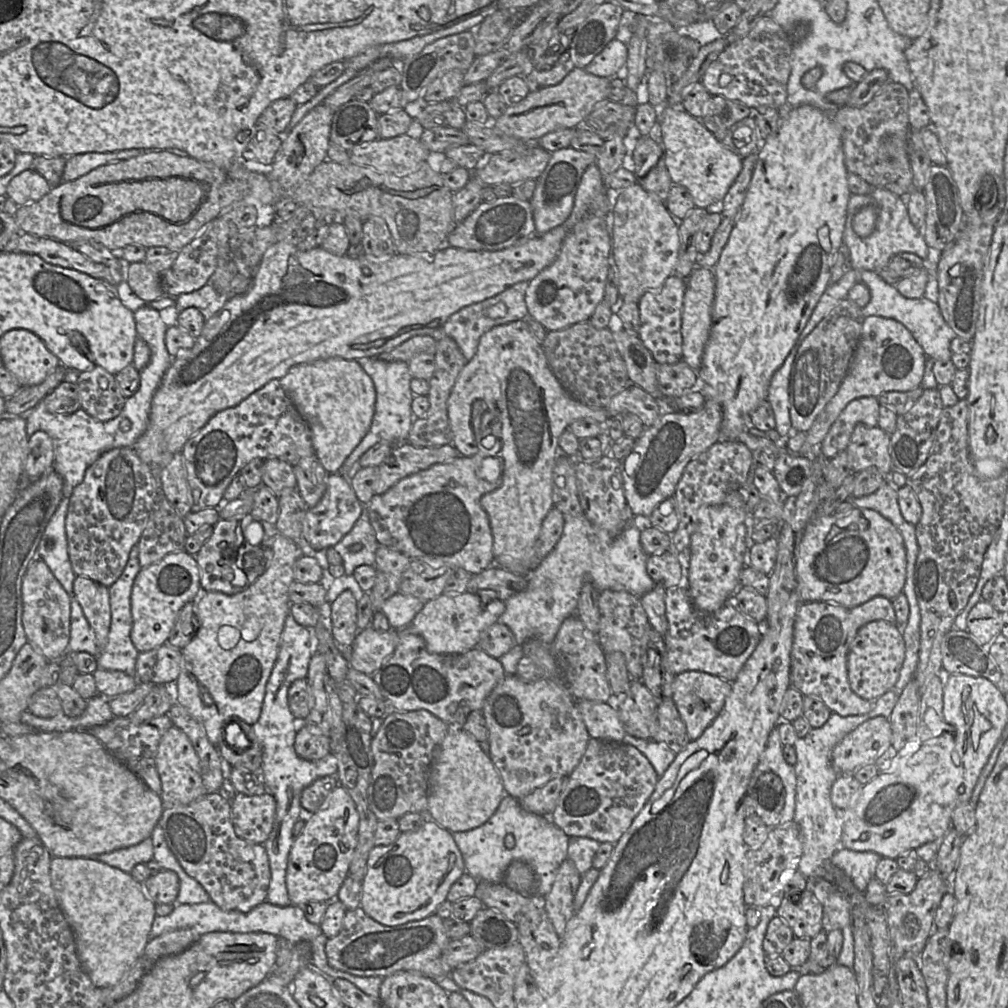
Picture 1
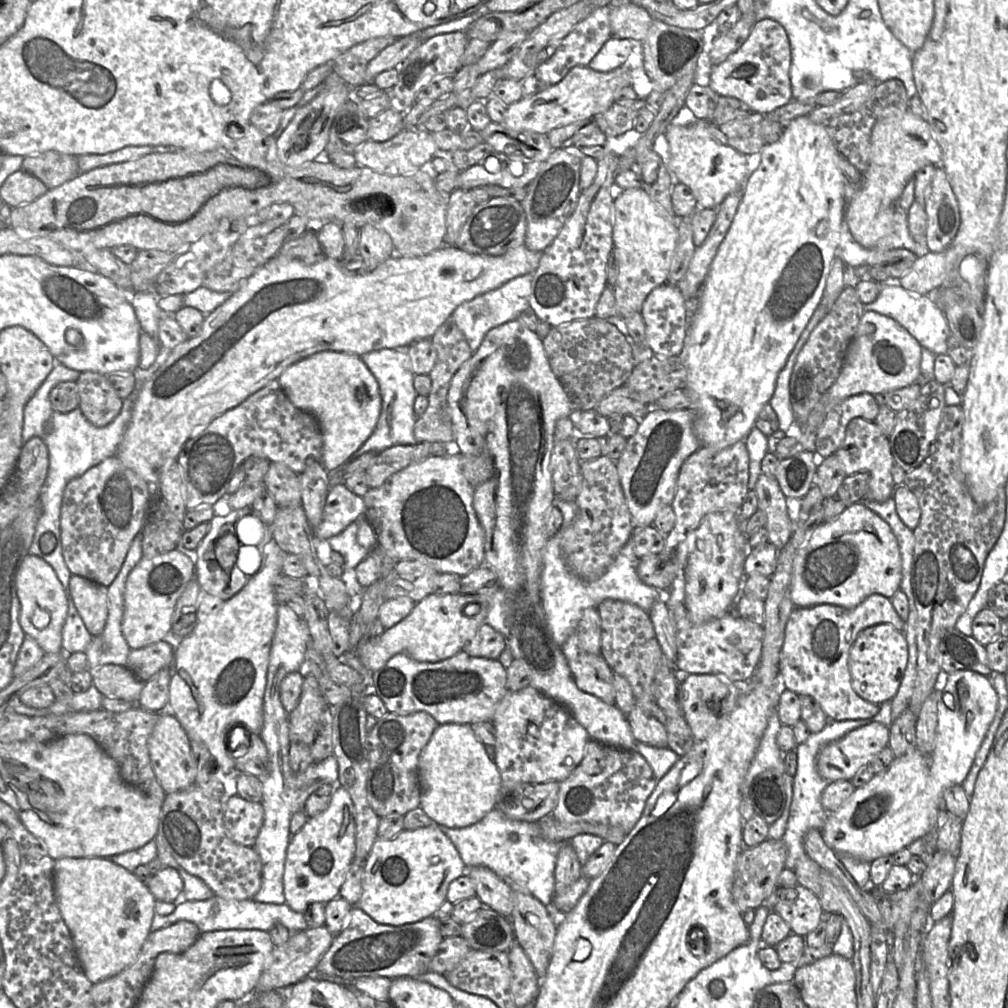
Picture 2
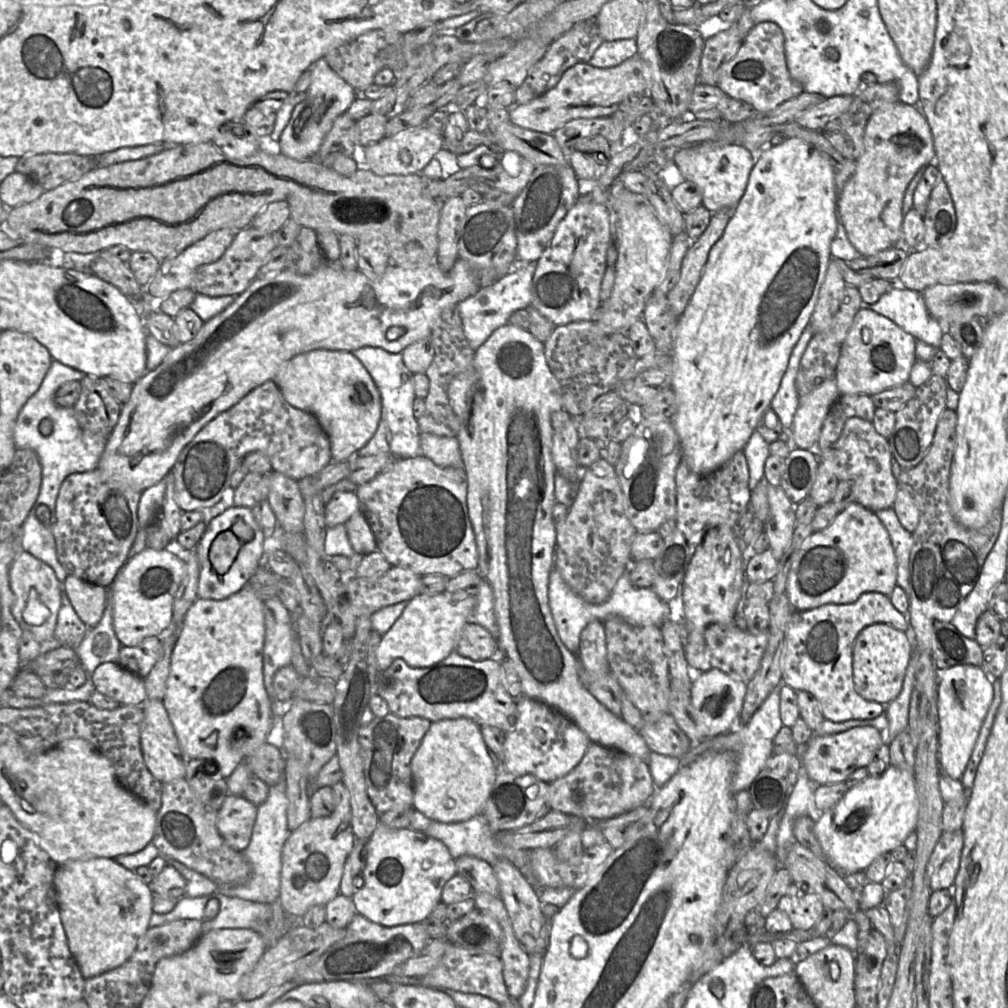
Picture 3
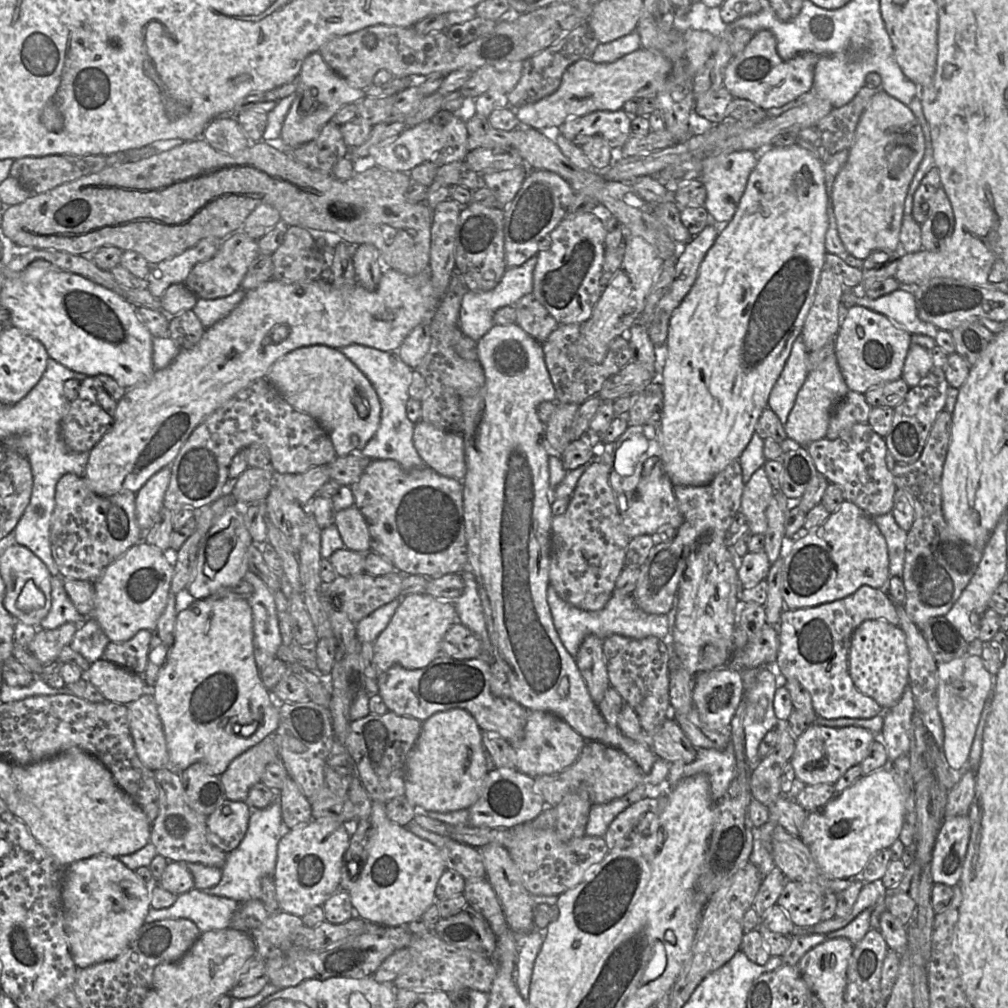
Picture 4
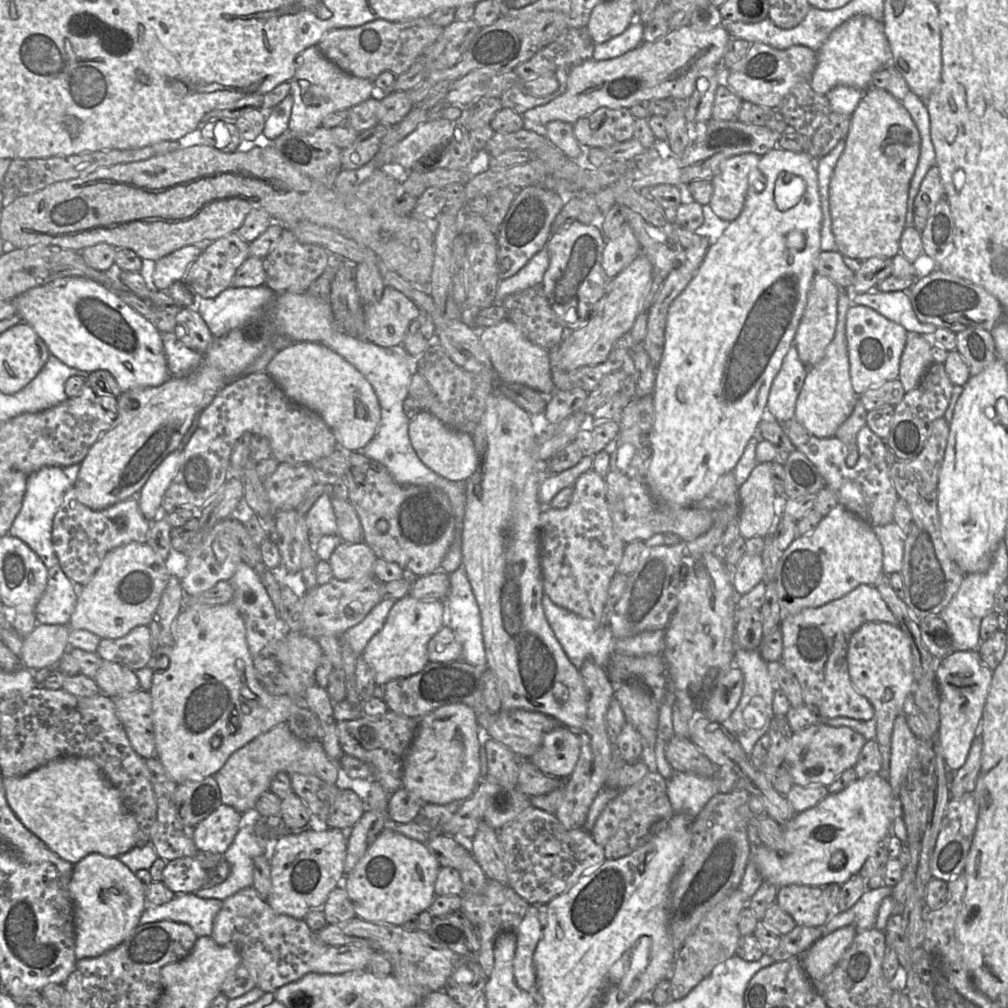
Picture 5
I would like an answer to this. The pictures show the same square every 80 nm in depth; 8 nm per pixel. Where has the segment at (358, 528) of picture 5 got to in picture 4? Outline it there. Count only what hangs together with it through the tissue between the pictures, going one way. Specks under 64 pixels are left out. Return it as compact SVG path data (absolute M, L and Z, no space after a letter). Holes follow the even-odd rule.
M355 505L335 512L333 523L346 548L365 554L371 551L367 523Z

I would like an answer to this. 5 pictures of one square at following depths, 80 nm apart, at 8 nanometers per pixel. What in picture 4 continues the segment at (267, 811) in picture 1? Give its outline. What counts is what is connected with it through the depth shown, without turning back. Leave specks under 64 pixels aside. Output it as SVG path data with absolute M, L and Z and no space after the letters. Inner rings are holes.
M225 799L207 817L208 841L225 853L233 851L246 834L250 815L246 801Z

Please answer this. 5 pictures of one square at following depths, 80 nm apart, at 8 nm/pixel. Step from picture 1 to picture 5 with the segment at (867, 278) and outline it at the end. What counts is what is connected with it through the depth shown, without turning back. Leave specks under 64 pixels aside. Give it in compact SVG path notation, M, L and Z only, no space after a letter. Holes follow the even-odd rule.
M873 289L865 293L853 292L851 303L872 308L886 319L902 326L907 332L934 334L937 328L917 319L910 299L903 290L880 292Z

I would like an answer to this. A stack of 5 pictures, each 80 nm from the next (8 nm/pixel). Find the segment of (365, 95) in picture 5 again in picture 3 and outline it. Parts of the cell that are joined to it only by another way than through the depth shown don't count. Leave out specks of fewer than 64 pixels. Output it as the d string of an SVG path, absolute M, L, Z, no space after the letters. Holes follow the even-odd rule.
M323 56L316 59L307 69L311 71L307 97L295 106L278 141L278 150L298 161L314 159L335 118L345 113L359 96L359 92L330 68Z

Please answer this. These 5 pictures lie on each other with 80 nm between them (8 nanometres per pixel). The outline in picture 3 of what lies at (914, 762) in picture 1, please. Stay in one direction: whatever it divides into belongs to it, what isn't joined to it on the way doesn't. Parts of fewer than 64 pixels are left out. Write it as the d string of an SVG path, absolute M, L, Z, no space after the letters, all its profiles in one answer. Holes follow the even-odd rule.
M956 665L939 673L938 714L940 772L955 780L963 776L983 720L993 700L994 690L990 676L982 666ZM890 766L879 776L869 775L861 783L850 788L831 809L821 813L815 821L815 834L826 859L843 875L866 871L869 865L884 853L891 853L903 845L907 836L916 830L919 812L914 773Z

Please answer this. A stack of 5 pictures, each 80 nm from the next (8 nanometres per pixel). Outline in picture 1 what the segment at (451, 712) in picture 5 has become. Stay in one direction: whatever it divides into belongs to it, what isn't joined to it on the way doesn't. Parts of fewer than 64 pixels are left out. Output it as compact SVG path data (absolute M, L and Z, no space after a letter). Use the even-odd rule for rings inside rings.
M452 727L432 755L428 772L427 820L435 821L451 833L468 831L487 822L505 796L504 785L490 755L461 727Z

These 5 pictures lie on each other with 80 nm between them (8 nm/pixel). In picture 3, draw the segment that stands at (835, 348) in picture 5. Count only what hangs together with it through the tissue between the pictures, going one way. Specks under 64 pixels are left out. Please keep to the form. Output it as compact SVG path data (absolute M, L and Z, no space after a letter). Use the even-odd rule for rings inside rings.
M830 378L809 394L799 397L791 427L798 448L817 453L816 444L824 419L840 395L835 378Z

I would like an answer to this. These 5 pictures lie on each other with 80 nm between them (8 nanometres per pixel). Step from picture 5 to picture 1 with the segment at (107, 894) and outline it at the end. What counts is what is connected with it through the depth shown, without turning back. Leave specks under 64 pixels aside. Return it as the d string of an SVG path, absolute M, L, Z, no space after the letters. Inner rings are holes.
M53 857L50 877L59 907L74 934L82 969L98 988L116 985L150 939L156 903L130 873L89 858Z

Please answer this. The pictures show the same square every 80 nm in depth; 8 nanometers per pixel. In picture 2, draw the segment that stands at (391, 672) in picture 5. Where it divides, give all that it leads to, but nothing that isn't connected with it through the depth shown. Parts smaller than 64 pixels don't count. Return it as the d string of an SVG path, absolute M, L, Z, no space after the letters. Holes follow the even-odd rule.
M463 593L429 594L415 603L412 611L400 622L386 629L382 635L371 639L362 637L354 650L361 663L371 672L383 667L387 661L398 653L406 653L419 662L438 662L462 651L477 630L485 623L491 596L480 596Z

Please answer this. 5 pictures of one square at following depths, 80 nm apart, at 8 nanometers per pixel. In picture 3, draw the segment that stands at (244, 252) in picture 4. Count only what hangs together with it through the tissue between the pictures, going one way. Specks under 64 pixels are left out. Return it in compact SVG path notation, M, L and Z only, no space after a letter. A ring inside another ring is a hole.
M249 225L236 232L225 253L216 261L199 266L193 277L196 293L209 296L239 295L258 276L267 256L276 247L273 233L260 231Z

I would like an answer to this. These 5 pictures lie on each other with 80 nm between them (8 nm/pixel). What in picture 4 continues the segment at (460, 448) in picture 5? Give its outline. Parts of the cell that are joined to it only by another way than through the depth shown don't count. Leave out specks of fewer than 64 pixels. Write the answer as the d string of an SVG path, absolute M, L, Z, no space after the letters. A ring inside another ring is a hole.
M420 419L414 426L413 443L425 465L442 476L464 479L466 462L461 434L439 429Z

